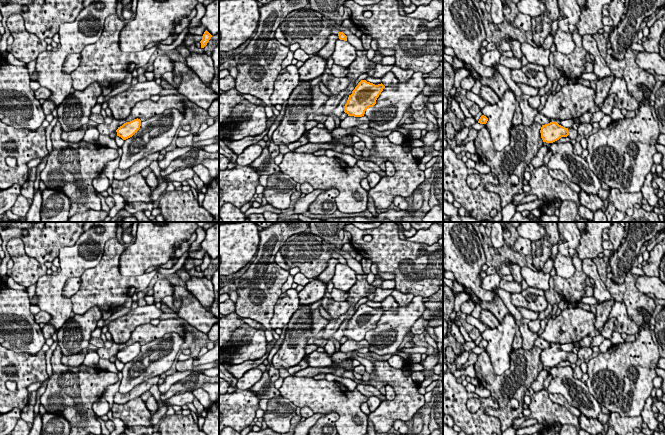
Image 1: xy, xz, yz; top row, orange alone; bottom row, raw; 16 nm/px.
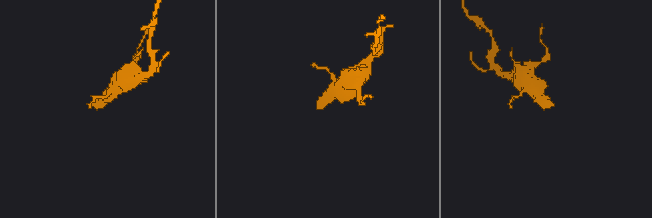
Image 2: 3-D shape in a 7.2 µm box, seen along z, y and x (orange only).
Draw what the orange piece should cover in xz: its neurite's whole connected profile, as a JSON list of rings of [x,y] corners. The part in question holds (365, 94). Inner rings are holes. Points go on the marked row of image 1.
[[[361,80],[352,91],[352,94],[349,95],[344,106],[344,112],[348,116],[364,116],[365,111],[376,104],[376,100],[384,88],[385,86],[382,83],[375,85],[366,80]]]

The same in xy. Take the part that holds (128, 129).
[[[138,118],[130,122],[126,122],[116,130],[117,136],[121,137],[123,140],[126,140],[137,133],[137,131],[140,129],[140,126],[141,120]]]

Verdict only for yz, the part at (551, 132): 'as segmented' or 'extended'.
extended

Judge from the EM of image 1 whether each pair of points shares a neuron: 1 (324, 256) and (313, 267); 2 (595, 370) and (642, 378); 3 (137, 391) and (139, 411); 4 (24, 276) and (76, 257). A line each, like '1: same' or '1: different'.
1: same
2: same
3: different
4: different

